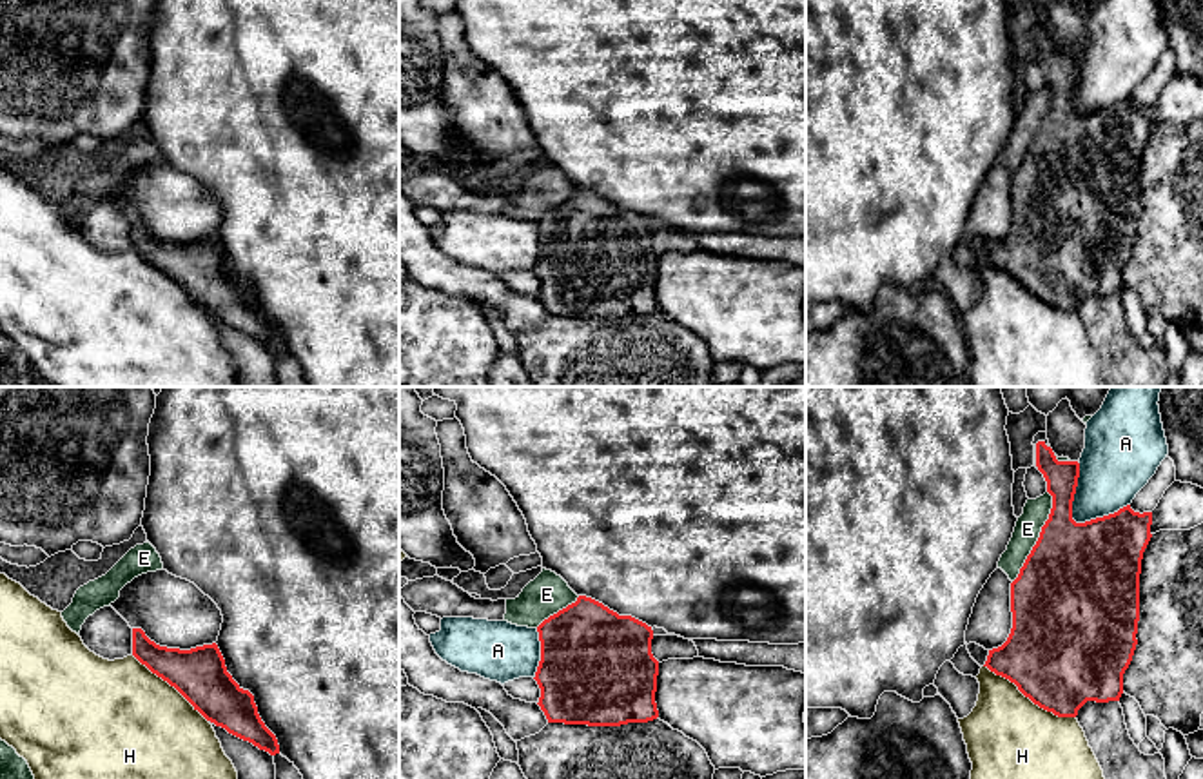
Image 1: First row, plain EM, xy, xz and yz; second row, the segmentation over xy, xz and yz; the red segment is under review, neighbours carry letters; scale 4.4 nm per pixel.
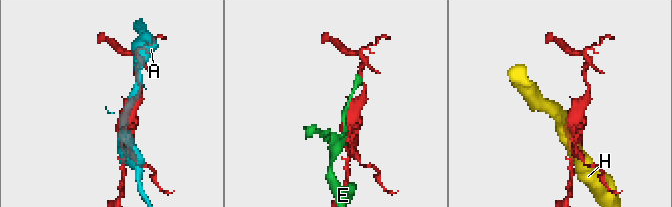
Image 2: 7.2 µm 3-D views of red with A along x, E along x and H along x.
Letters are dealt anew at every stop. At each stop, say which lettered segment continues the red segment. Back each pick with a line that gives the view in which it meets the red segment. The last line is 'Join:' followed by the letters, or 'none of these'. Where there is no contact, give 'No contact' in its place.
E: Touches red in yz
Join: E

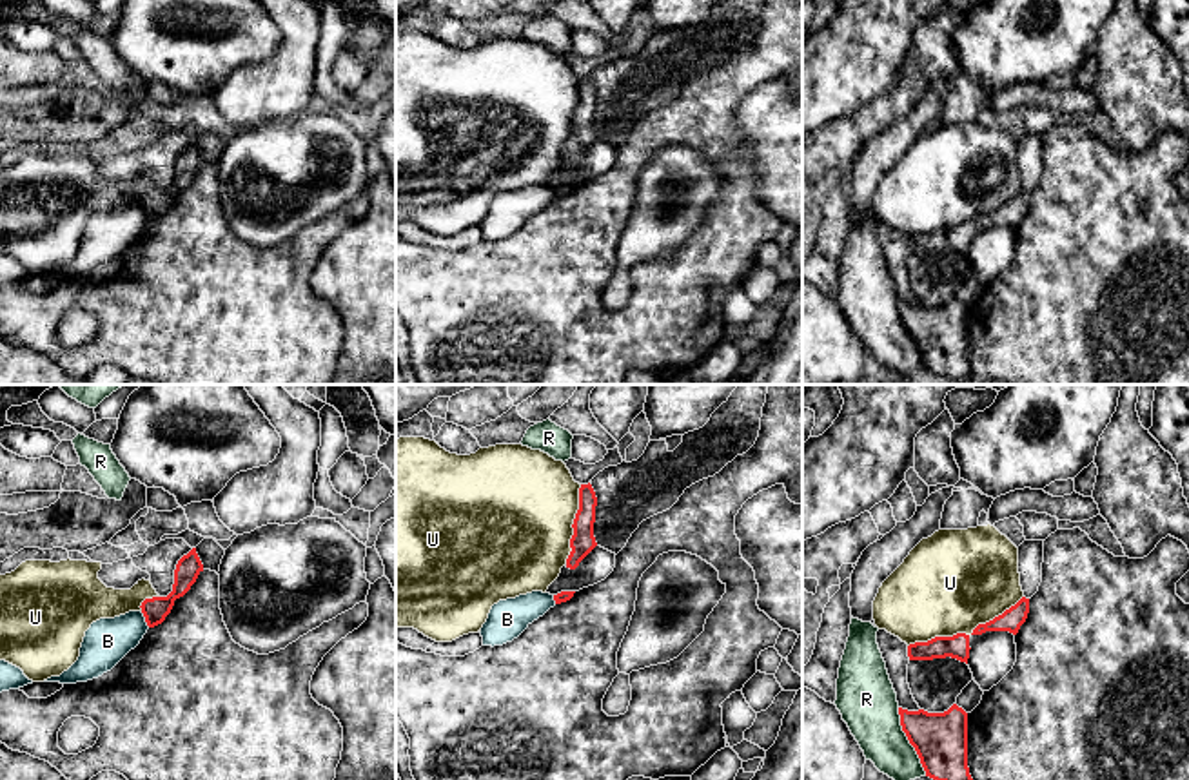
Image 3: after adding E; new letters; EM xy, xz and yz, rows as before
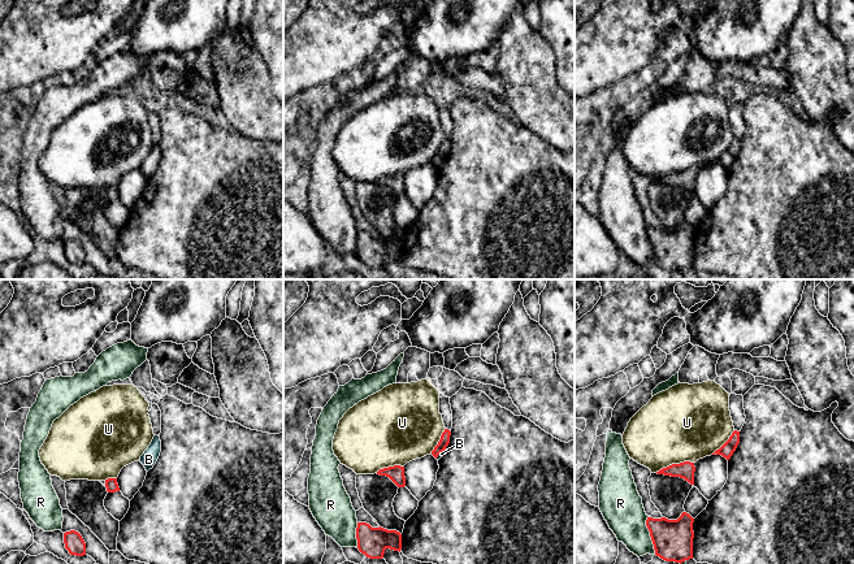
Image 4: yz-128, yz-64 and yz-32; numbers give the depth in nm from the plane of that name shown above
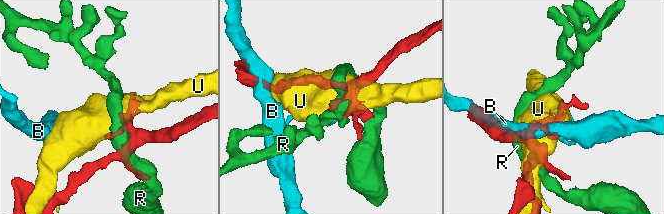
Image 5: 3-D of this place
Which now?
Join: none of these

